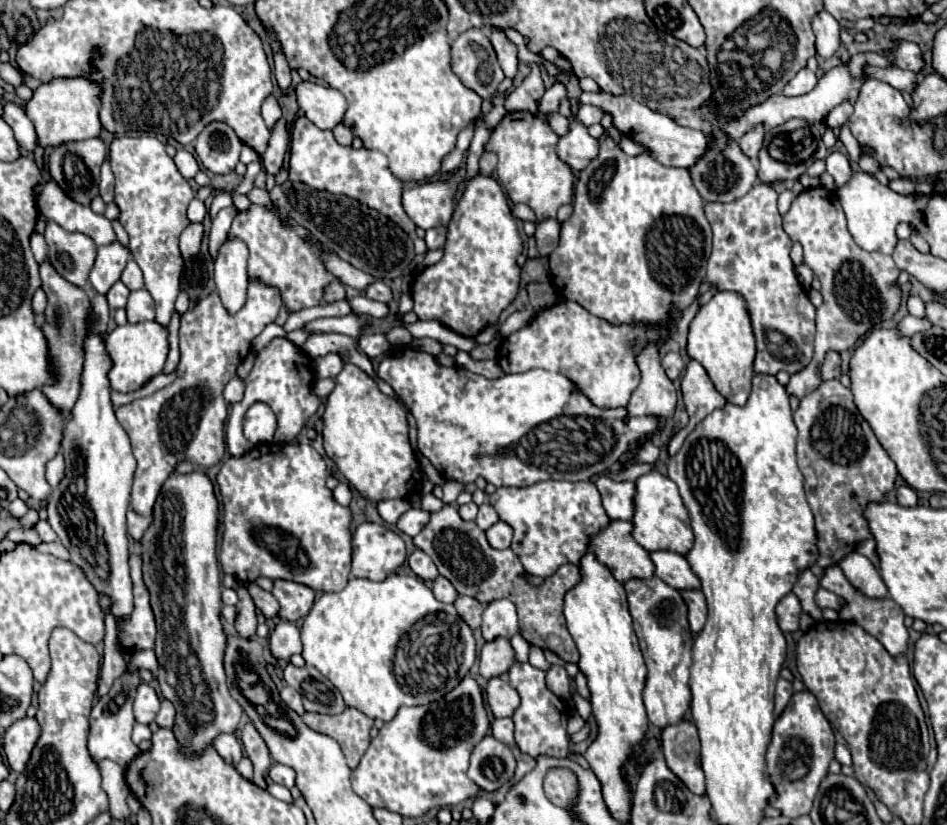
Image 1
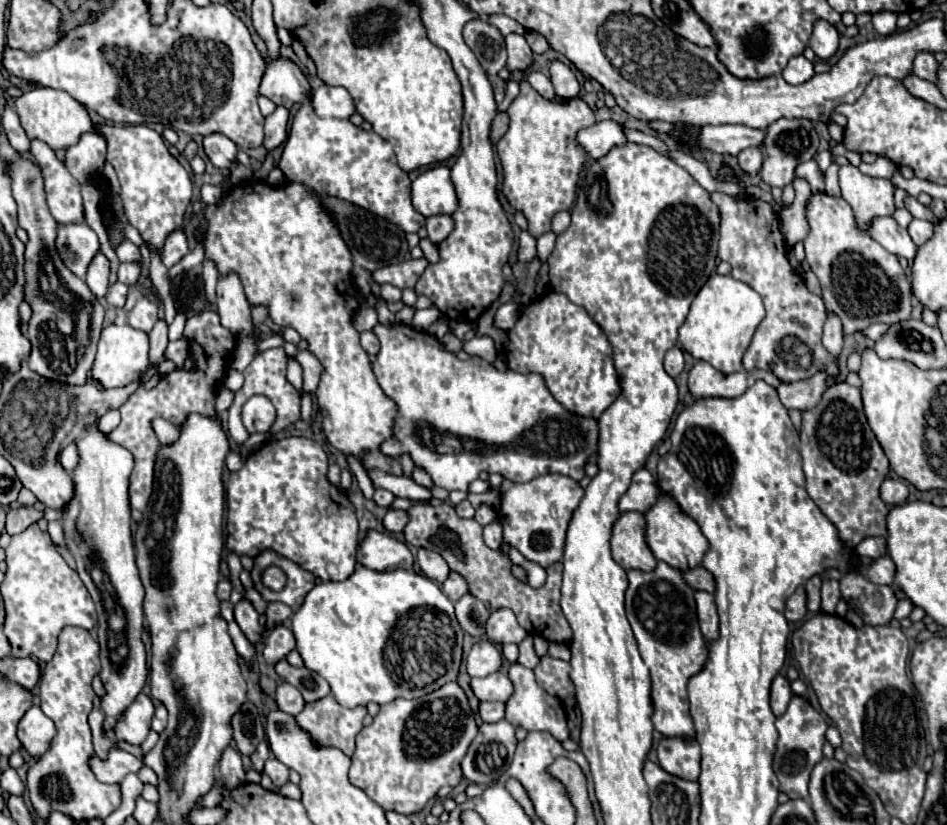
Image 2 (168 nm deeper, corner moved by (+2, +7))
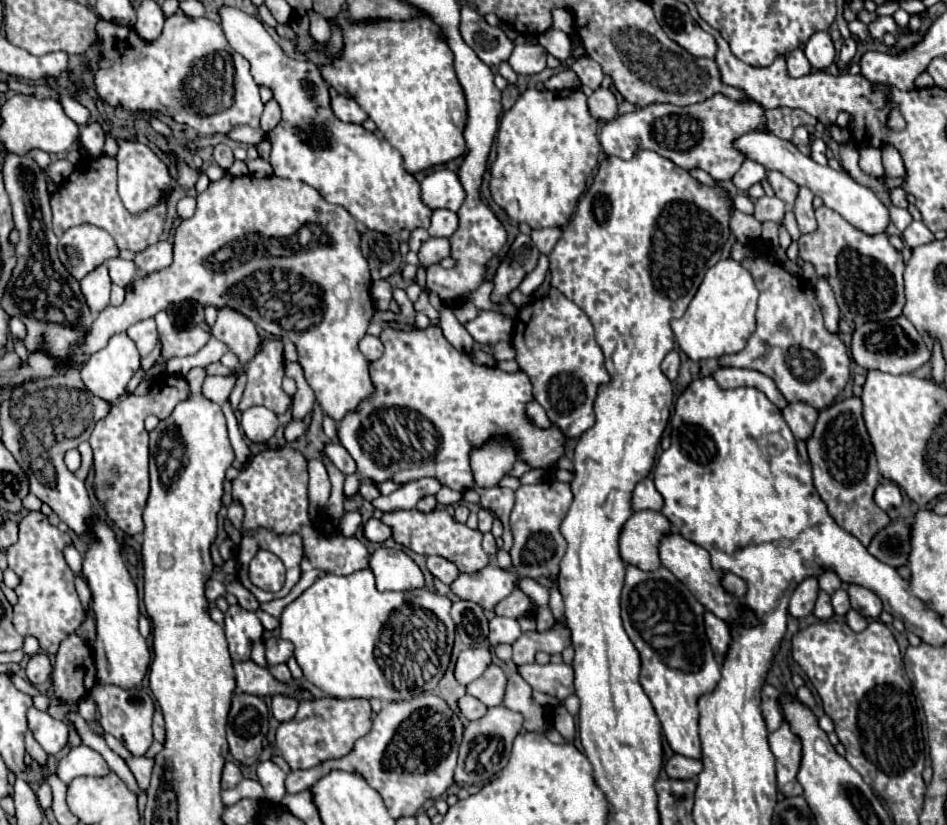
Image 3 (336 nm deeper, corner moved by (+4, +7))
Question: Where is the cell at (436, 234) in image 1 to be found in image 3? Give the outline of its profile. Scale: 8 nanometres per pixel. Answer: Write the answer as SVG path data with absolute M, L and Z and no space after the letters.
M435 210L431 218L429 234L437 238L449 238L459 228L459 218L451 210Z

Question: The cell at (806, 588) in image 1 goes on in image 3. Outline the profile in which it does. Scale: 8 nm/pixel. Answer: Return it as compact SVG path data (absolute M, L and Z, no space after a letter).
M823 590L819 592L819 598L817 598L817 604L815 604L815 610L813 614L819 618L819 620L829 620L835 612L833 612L833 606L831 606L831 596L825 594Z

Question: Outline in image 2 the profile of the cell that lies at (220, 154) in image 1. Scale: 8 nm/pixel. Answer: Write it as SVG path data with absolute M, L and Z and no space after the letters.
M213 132L213 134L205 136L203 148L205 148L205 154L211 160L211 164L217 166L217 168L229 168L231 162L235 160L235 156L237 156L235 142L229 140L221 132Z

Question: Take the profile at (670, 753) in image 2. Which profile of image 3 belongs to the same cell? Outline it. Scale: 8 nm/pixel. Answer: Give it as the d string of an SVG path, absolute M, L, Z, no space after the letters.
M675 754L673 758L667 760L665 764L665 772L669 778L679 778L679 780L691 780L695 778L699 772L703 770L701 760L693 760L693 758L685 758Z

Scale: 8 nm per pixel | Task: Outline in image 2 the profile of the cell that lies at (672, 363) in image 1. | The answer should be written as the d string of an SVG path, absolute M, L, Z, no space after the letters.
M673 346L667 354L665 354L665 372L671 376L671 378L677 378L679 372L683 370L683 350Z

